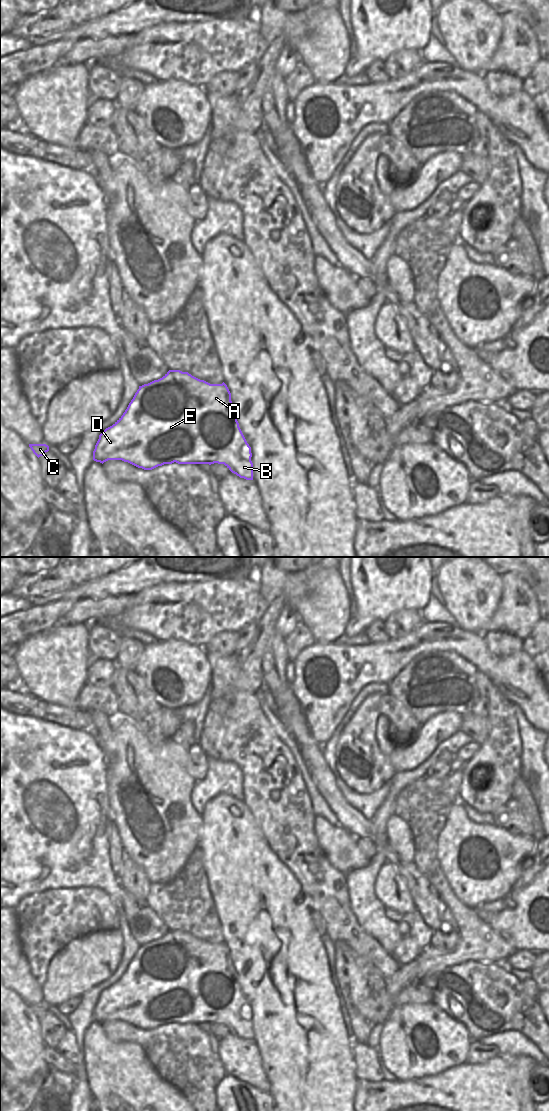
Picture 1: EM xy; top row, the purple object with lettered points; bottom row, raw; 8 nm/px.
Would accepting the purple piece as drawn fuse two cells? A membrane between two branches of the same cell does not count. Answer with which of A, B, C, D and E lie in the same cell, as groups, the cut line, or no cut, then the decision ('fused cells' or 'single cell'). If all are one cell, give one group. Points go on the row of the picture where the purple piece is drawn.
A B C D E; no cut; single cell

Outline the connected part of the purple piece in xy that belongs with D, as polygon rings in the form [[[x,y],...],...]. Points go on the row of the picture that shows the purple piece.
[[[169,370],[162,378],[139,386],[123,415],[99,435],[93,451],[93,460],[104,463],[122,460],[144,470],[164,464],[224,464],[232,473],[246,480],[253,480],[251,447],[237,421],[227,385],[210,384],[188,372]]]

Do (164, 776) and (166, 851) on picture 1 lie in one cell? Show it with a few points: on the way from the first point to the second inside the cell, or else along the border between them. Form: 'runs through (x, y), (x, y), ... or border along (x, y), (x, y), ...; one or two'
runs through (176, 795), (186, 805), (187, 816), (173, 832); one

